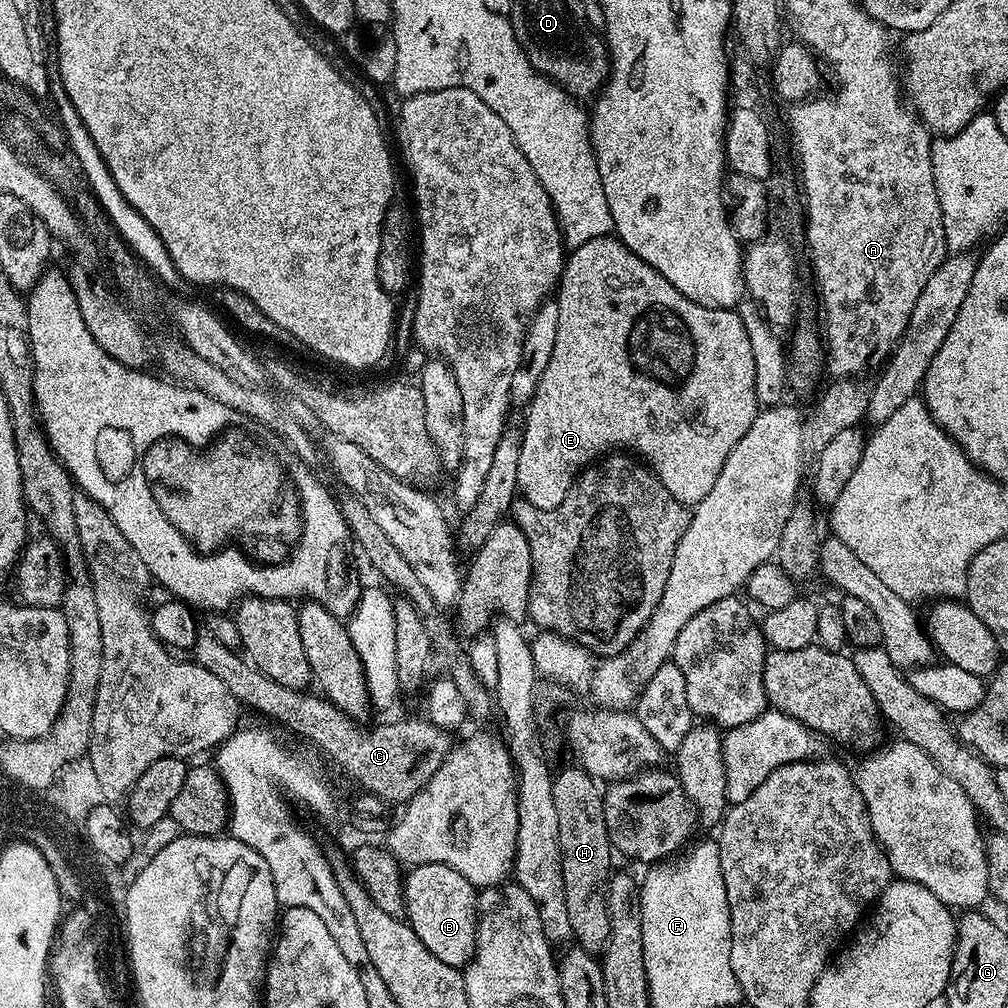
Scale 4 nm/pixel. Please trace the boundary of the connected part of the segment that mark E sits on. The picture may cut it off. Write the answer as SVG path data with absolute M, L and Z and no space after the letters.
M612 234L590 238L590 242L582 242L582 246L573 248L567 253L564 262L564 273L560 276L558 291L555 293L554 299L558 306L558 334L554 341L554 350L550 354L550 362L546 365L546 371L542 373L542 382L538 382L538 390L534 394L534 398L528 403L526 409L528 417L524 420L524 426L522 425L523 436L521 438L521 454L519 455L517 470L519 495L526 502L530 502L530 506L538 506L538 510L554 510L554 506L558 506L558 502L562 502L562 498L566 498L566 494L572 488L572 484L576 481L577 476L589 464L593 463L597 458L603 457L609 450L627 450L629 453L639 457L647 467L652 469L652 473L662 482L662 486L666 486L666 490L670 490L670 494L674 494L674 498L678 498L678 502L689 506L700 504L702 498L706 498L706 494L710 494L710 489L713 488L714 482L718 482L718 474L722 470L726 458L730 458L730 450L734 450L734 446L738 446L738 442L742 442L742 434L746 434L746 430L750 430L750 426L754 422L758 411L758 401L755 392L754 355L750 348L750 334L747 333L748 324L745 317L743 315L740 317L739 311L730 308L707 308L690 298L686 298L686 294L682 294L673 284L666 282L666 278L662 278L662 274L658 274L658 270L654 270L654 266L642 262L642 258L638 258L638 254L634 254L619 238Z

